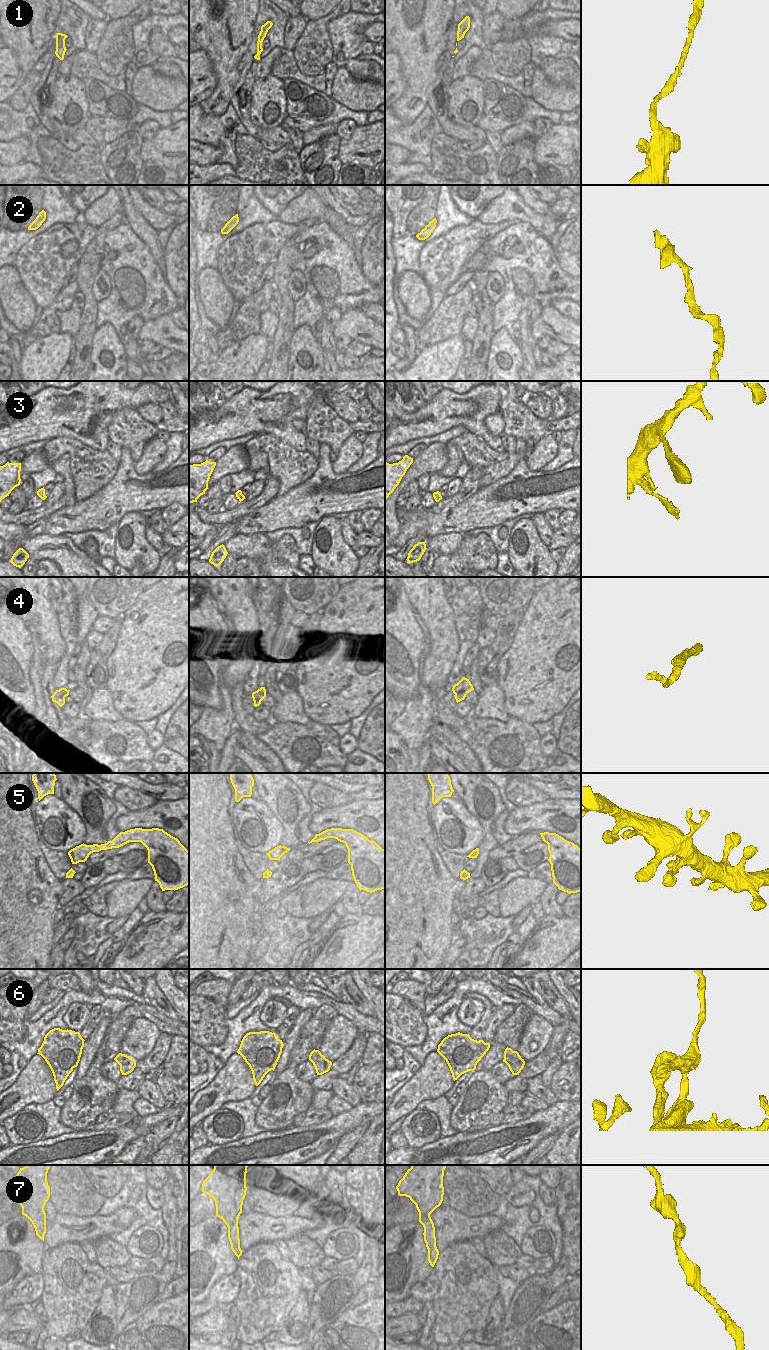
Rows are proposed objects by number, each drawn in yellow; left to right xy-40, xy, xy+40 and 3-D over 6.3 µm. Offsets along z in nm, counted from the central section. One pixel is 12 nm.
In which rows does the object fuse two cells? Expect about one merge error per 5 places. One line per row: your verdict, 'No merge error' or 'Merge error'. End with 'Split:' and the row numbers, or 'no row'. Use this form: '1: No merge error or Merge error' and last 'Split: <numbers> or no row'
1: No merge error
2: No merge error
3: Merge error
4: No merge error
5: No merge error
6: Merge error
7: No merge error
Split: 3, 6.

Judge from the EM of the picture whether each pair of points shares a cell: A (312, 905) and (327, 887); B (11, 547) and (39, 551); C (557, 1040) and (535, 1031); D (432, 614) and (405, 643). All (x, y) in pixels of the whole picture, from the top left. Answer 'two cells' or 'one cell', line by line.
A: one cell
B: two cells
C: two cells
D: two cells

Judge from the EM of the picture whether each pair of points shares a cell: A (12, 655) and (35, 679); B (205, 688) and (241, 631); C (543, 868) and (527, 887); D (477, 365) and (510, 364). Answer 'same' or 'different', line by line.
A: different
B: different
C: different
D: different

